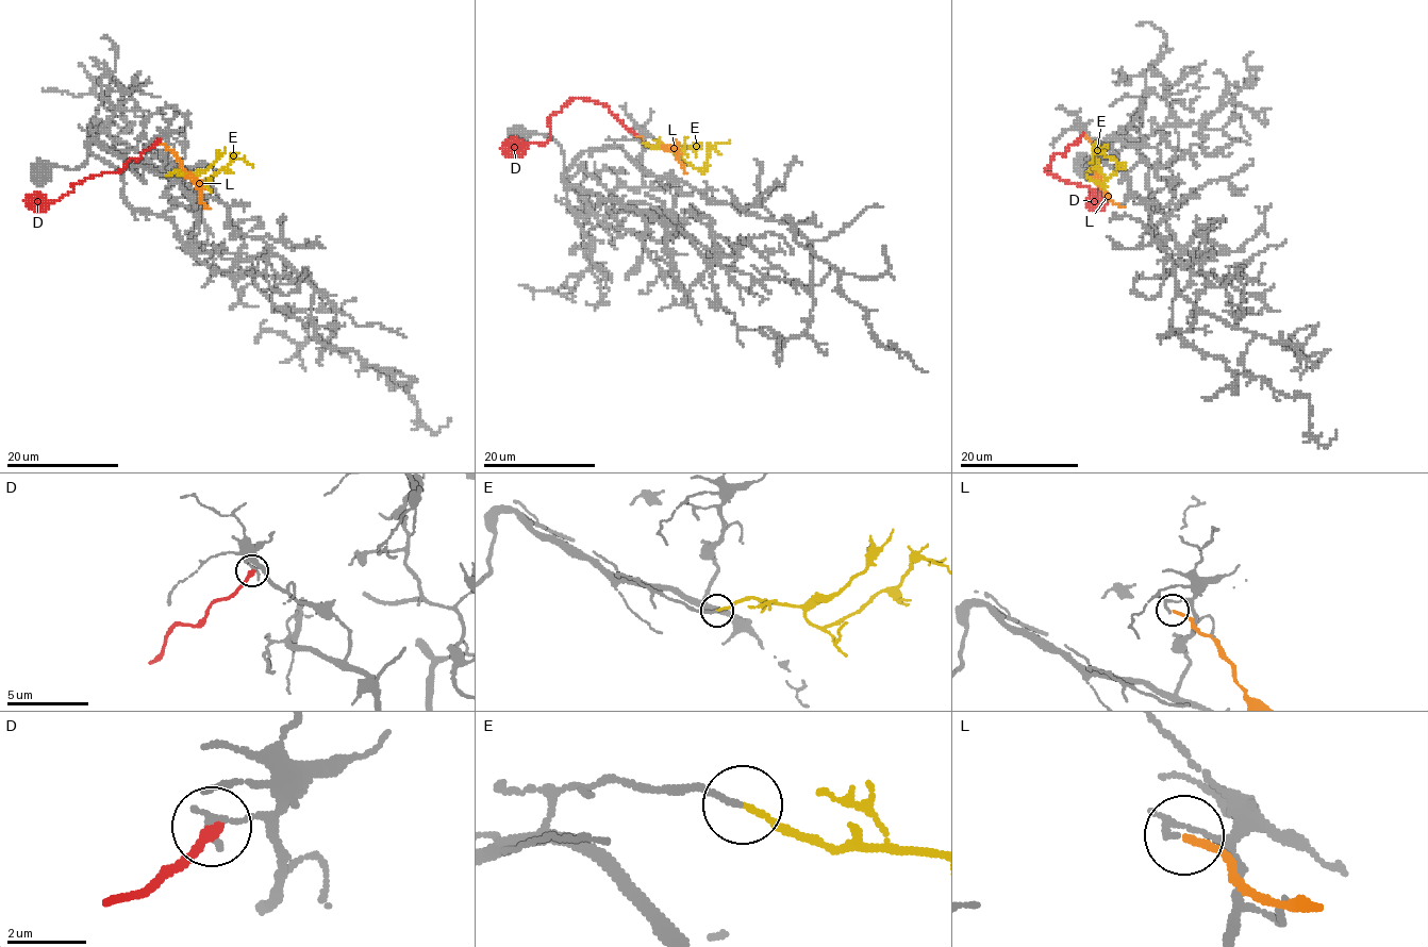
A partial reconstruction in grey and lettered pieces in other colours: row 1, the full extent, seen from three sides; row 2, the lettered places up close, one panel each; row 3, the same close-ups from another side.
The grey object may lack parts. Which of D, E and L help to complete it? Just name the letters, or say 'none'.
E

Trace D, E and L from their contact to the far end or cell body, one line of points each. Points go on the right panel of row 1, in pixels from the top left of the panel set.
D: (1082, 134), (1062, 154), (1056, 154), (1045, 171), (1093, 189), (1093, 200), (1101, 196)
E: (1091, 170), (1097, 166), (1105, 177), (1109, 177), (1119, 164), (1098, 152), (1093, 154), (1090, 162)
L: (1085, 136), (1096, 148), (1096, 178), (1105, 194), (1113, 203), (1126, 208)

